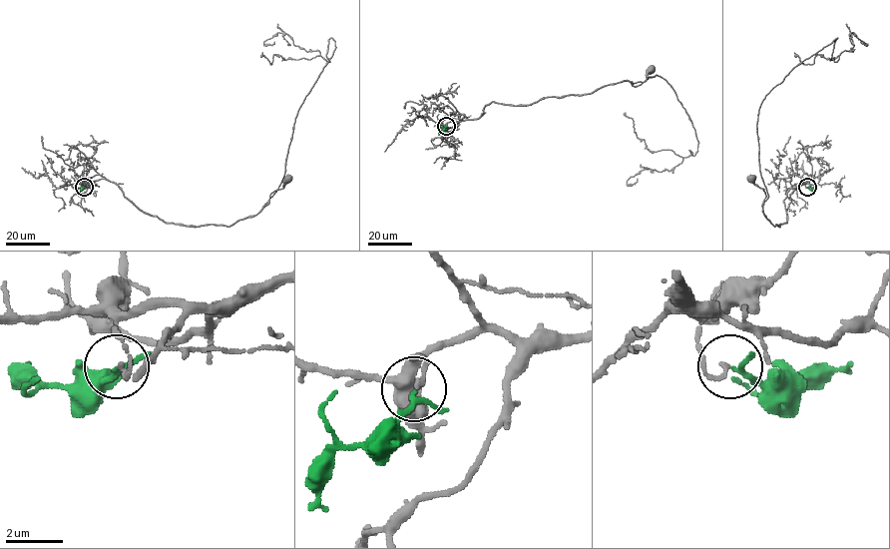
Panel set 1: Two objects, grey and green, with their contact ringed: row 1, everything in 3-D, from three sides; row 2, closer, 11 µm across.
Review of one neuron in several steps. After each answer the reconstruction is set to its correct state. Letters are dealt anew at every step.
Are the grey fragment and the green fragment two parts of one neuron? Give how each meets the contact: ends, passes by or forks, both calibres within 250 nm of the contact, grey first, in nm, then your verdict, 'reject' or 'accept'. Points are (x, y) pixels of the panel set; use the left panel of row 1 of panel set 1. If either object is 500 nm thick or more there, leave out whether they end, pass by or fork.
grey ends; green passes by; calibres 160 and 150 nm; reject

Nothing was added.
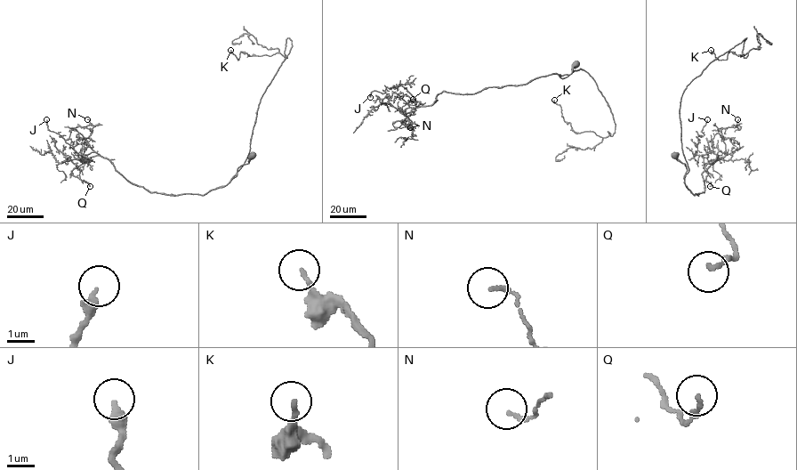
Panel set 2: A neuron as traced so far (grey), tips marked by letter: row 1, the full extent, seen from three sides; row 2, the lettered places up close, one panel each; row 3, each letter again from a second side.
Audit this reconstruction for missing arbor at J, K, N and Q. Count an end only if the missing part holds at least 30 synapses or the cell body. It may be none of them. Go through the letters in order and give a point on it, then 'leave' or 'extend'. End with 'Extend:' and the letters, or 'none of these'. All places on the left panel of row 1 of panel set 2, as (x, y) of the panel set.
J: (46, 119) | leave
K: (230, 50) | leave
N: (87, 119) | leave
Q: (90, 186) | leave
Extend: none of these

